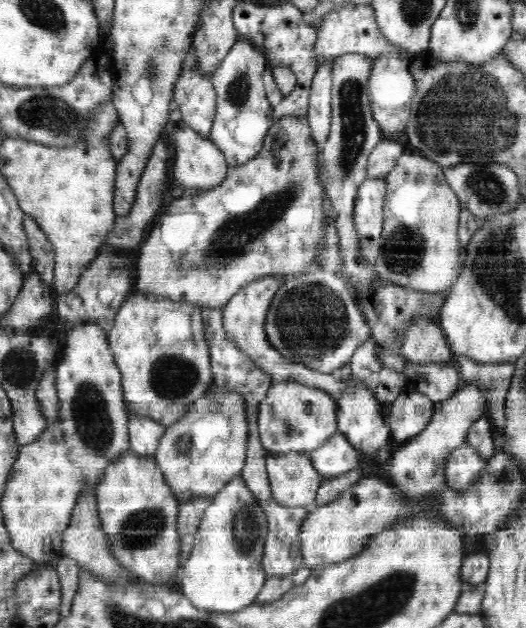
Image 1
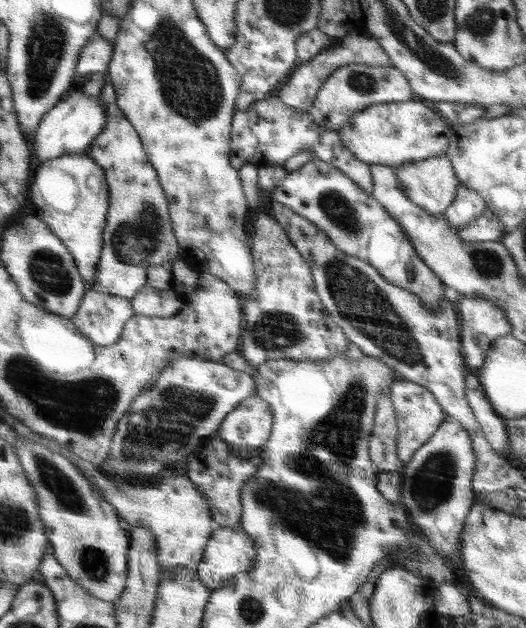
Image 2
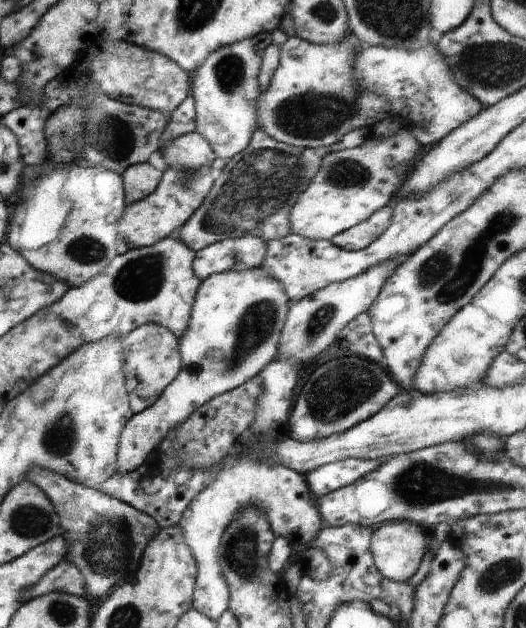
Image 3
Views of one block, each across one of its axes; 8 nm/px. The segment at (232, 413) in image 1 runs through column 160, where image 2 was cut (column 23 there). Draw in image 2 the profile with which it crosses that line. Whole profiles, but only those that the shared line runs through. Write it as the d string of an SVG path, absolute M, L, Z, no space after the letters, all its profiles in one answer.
M27 438L16 439L13 442L16 457L22 465L29 483L36 493L36 504L38 505L38 516L44 525L45 535L48 537L50 552L62 565L74 582L77 582L91 595L104 600L104 602L115 603L122 594L127 579L129 529L123 524L122 518L118 516L116 509L104 498L98 485L85 477L68 458L60 456L45 446Z

